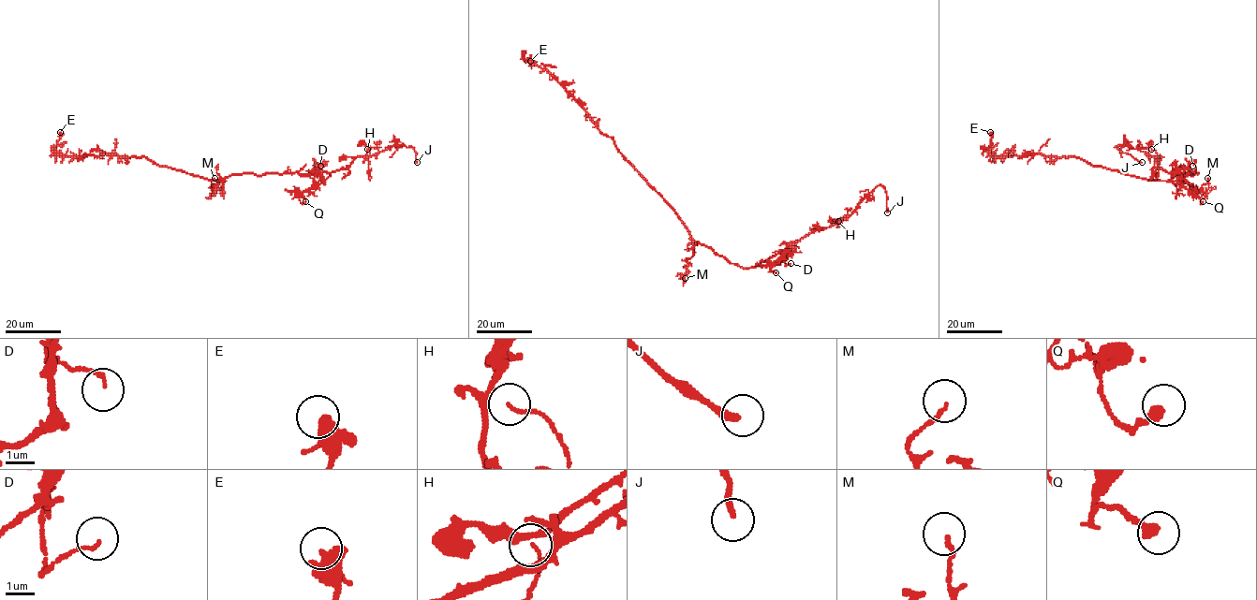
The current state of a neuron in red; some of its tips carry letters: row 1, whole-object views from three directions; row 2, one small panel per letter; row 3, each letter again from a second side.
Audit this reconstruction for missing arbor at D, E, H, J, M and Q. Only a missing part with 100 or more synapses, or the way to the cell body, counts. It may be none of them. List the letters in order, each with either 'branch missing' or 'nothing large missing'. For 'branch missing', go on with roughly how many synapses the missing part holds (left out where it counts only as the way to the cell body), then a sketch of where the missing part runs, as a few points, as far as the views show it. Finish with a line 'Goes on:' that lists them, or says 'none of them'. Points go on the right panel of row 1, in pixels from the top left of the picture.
D: nothing large missing
E: nothing large missing
H: nothing large missing
J: branch missing; missing branch runs (1142, 162), (1165, 168), (1181, 180)
M: nothing large missing
Q: nothing large missing
Goes on: J

